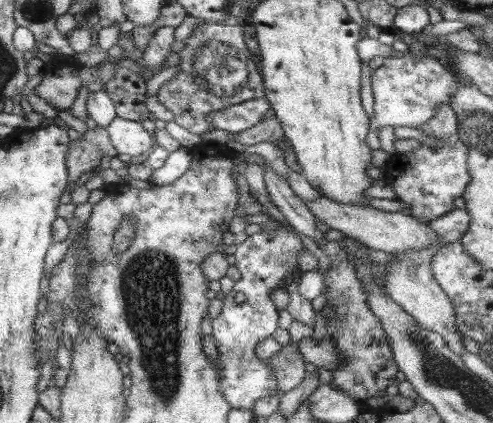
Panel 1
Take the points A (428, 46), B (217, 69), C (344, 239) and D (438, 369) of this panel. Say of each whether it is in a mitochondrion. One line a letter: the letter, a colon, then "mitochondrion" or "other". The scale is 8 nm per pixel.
A: other
B: mitochondrion
C: other
D: mitochondrion

